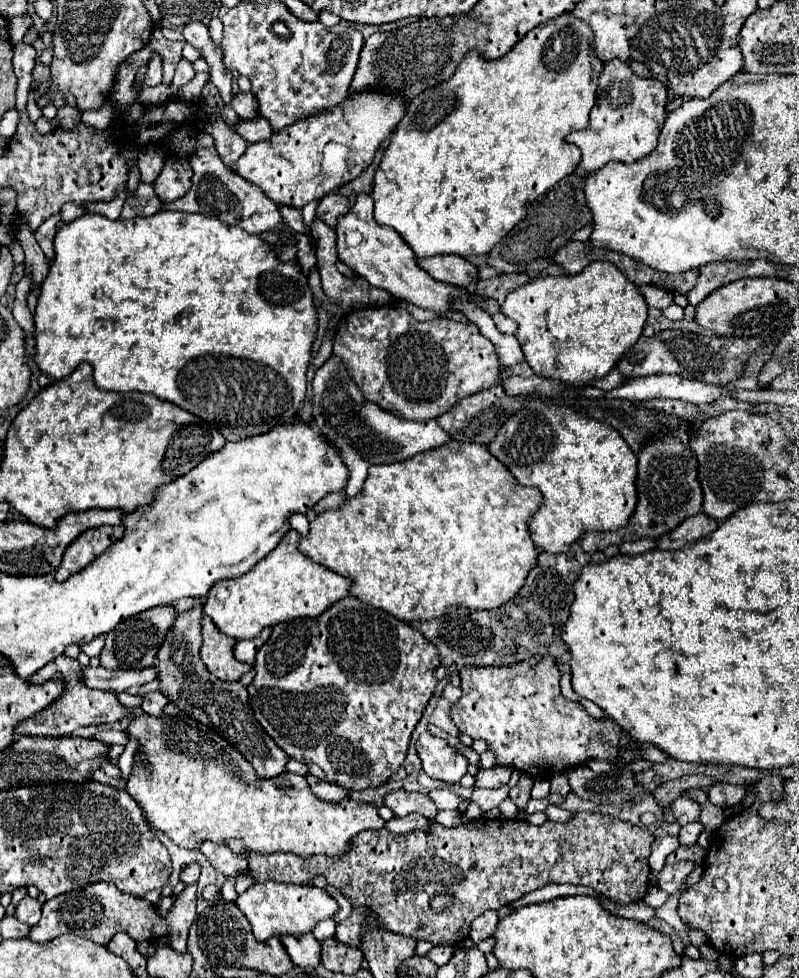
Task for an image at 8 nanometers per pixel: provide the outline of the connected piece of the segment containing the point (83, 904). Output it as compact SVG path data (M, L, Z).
M96 882L96 884L90 884L88 888L60 894L52 900L46 900L42 904L42 918L36 926L30 928L28 938L34 942L50 942L52 938L56 938L64 932L72 932L72 934L78 934L82 938L92 940L94 944L106 946L108 940L116 932L128 932L128 936L136 942L158 940L168 932L170 934L170 946L178 952L186 952L188 930L196 920L196 888L198 888L198 884L186 886L176 896L174 908L168 912L168 916L160 916L154 910L154 904L150 904L148 900L128 896L108 882Z

